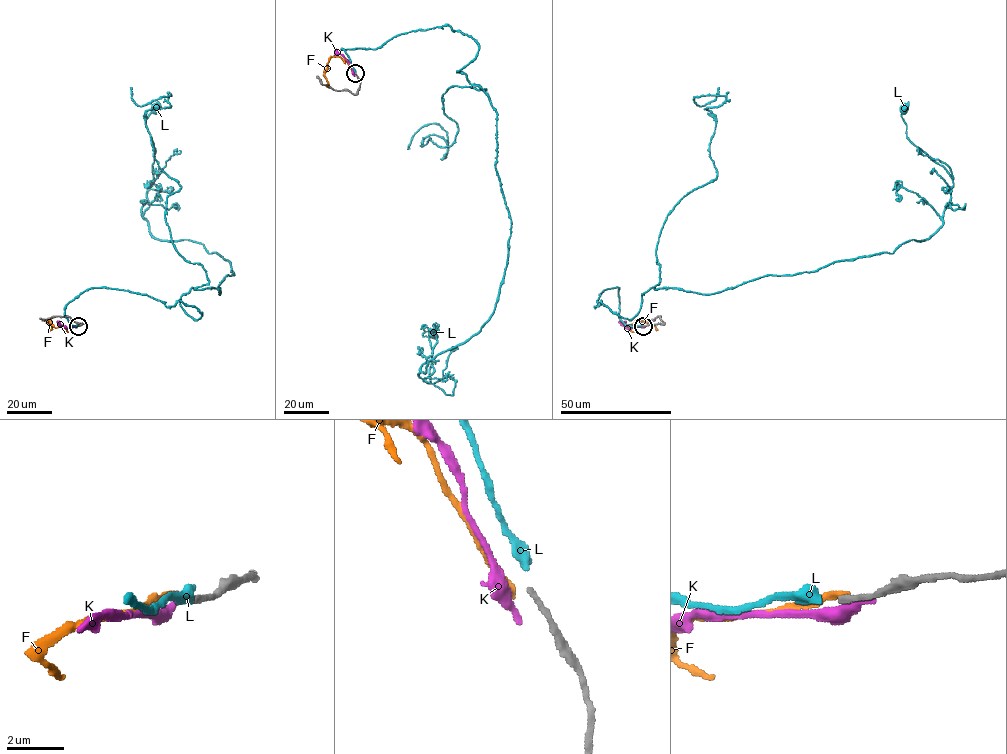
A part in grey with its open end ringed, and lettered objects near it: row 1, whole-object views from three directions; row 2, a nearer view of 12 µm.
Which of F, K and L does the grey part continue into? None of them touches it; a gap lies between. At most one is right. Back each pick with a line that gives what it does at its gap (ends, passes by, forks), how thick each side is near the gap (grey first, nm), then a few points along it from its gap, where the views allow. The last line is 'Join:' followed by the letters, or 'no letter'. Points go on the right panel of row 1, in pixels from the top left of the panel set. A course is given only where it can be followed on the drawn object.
L: it ends there; 190 nm thick on the grey side, 420 nm on the other; it runs (642, 326), (601, 293), (631, 319), (652, 287), (711, 294), (927, 240), (952, 179), (904, 109)
Join: L

